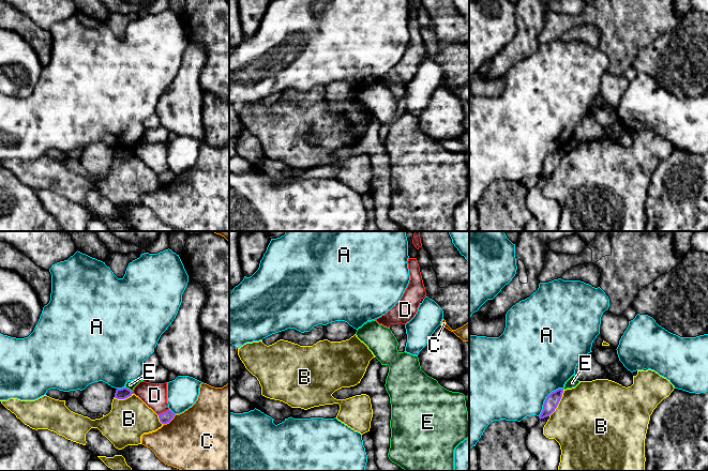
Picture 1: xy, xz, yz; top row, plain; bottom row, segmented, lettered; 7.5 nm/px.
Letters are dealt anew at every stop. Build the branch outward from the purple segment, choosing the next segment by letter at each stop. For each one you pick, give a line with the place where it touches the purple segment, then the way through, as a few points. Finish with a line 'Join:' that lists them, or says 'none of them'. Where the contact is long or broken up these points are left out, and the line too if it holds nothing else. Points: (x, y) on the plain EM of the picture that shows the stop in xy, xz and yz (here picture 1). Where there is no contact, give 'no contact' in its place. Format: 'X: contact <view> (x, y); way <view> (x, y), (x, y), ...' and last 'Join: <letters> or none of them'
E: contact xy (129, 149); way xy (123, 153), (129, 149), (130, 145)
Join: E

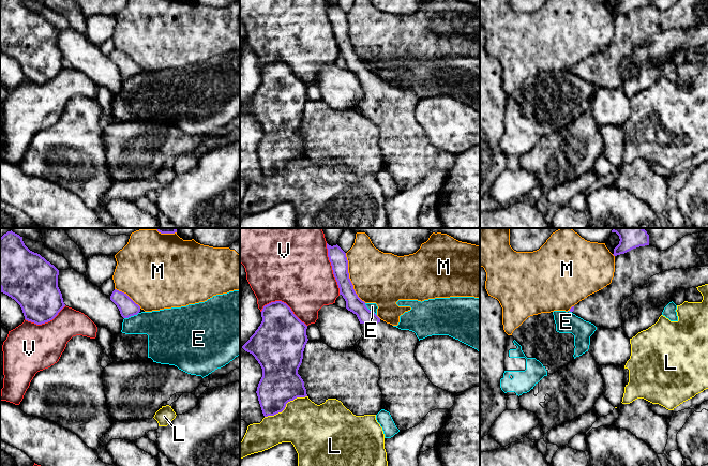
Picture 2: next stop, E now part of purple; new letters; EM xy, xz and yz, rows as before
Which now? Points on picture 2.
Join: none of them

